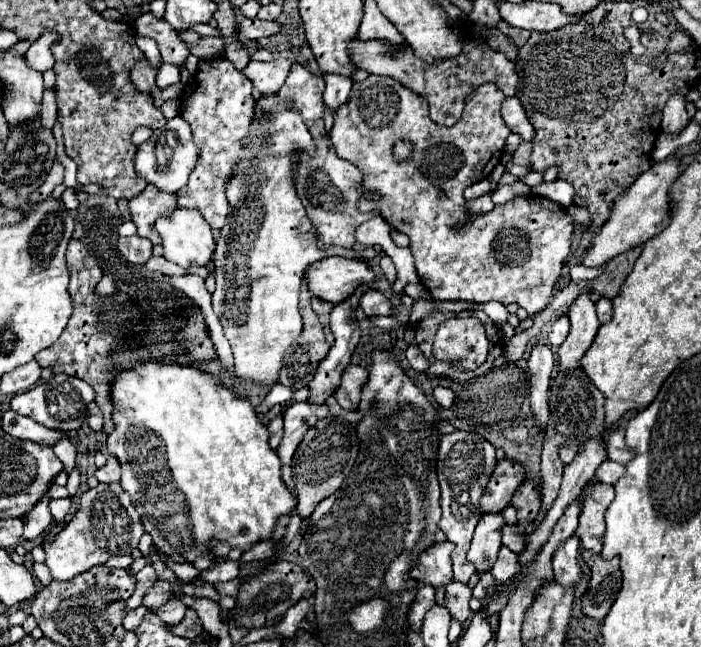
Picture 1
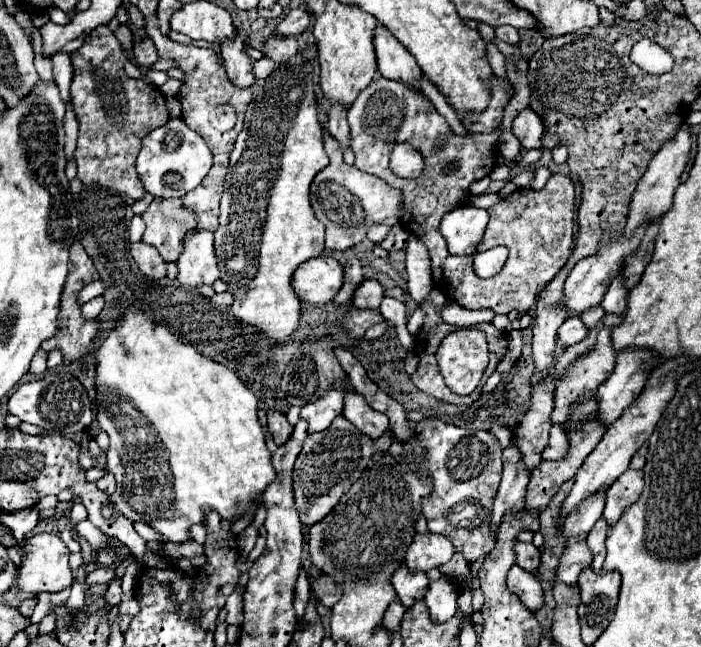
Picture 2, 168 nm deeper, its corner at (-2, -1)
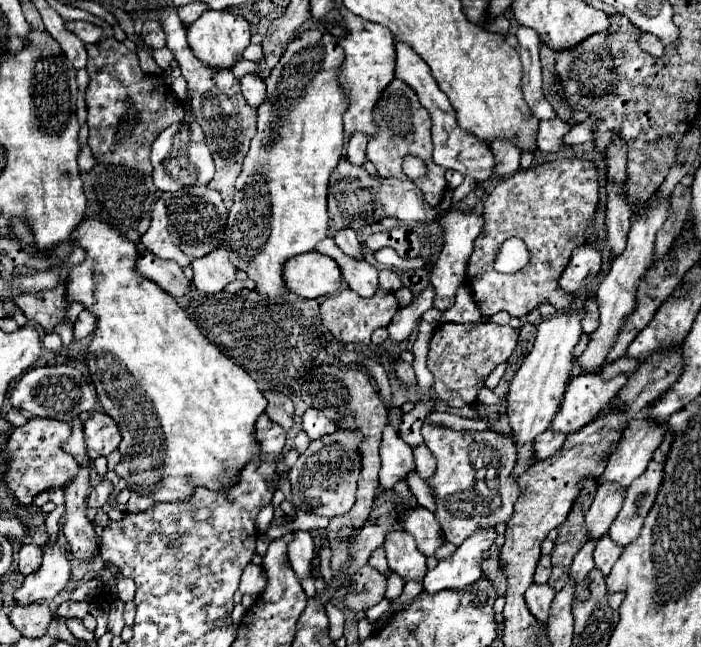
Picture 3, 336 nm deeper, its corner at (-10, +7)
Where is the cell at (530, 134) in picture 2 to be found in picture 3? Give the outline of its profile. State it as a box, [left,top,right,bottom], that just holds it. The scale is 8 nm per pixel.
[536,117,570,153]

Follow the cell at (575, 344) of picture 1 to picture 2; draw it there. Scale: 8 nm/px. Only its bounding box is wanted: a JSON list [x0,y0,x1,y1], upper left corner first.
[552,329,616,425]

